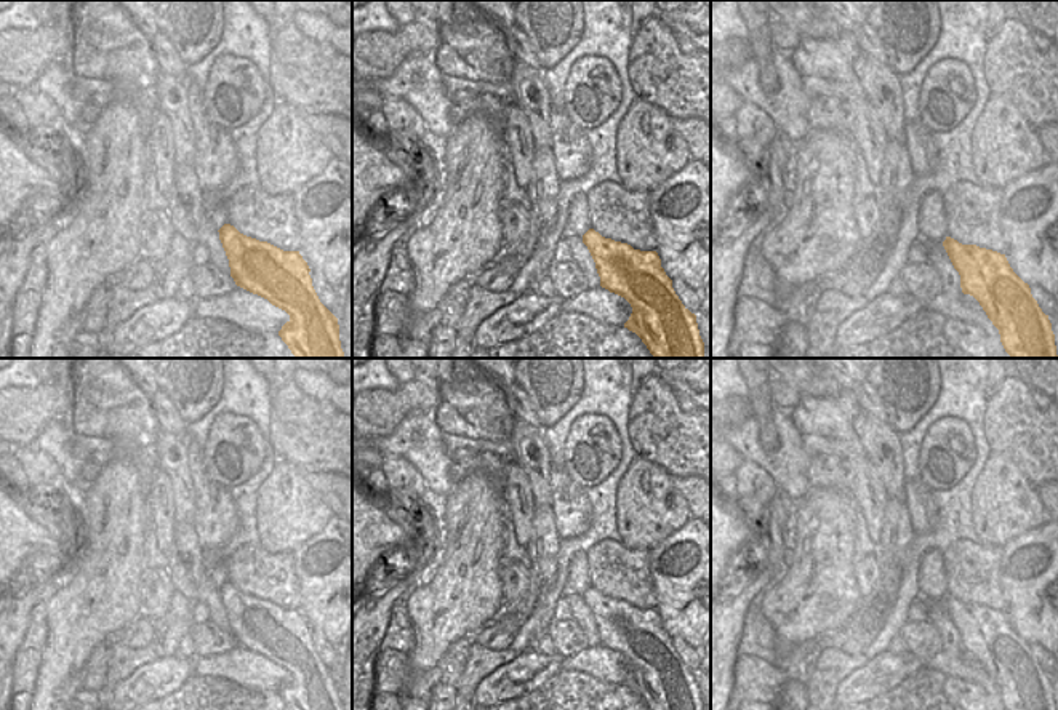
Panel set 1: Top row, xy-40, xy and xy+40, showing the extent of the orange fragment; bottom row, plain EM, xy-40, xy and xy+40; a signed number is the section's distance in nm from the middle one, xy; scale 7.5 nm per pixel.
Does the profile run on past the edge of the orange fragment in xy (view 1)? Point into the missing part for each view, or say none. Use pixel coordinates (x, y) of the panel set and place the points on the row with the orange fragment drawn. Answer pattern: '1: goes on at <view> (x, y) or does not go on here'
1: does not go on here

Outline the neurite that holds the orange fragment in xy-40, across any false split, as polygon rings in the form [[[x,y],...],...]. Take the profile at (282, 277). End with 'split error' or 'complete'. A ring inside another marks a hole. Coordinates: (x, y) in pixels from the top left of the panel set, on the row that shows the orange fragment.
[[[224,224],[218,232],[235,285],[290,315],[279,336],[295,358],[344,358],[338,318],[320,302],[309,275],[311,269],[299,251],[283,251],[267,241],[246,237],[230,224]]]; complete

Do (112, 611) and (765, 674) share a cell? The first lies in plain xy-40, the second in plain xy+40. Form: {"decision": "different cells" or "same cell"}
{"decision": "different cells"}

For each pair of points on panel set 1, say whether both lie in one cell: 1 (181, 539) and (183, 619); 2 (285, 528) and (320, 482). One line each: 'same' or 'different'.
1: different
2: different

